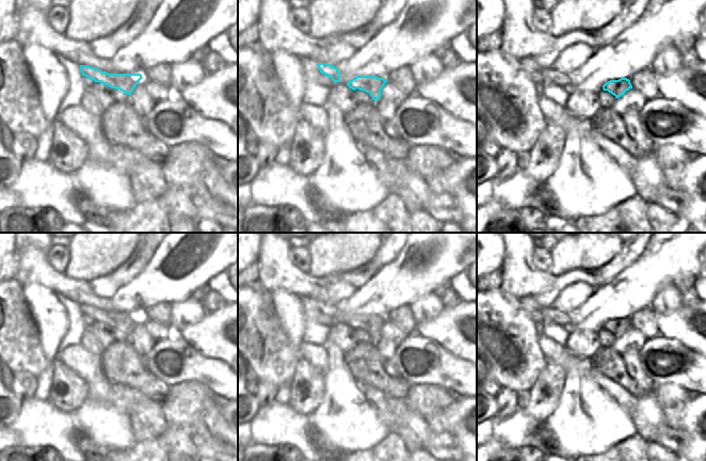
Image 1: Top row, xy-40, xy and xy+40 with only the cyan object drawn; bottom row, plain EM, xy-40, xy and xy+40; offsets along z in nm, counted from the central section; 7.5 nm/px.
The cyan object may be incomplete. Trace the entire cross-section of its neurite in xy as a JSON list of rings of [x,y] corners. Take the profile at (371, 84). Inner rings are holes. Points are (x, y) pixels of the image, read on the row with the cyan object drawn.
[[[356,76],[350,80],[347,85],[352,90],[360,90],[370,94],[375,101],[381,97],[381,90],[387,82],[384,78],[378,78],[375,76]]]

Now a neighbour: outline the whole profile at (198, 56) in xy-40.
[[[203,46],[193,53],[191,59],[198,63],[203,63],[206,57],[208,55],[209,51],[210,49],[207,46]]]

